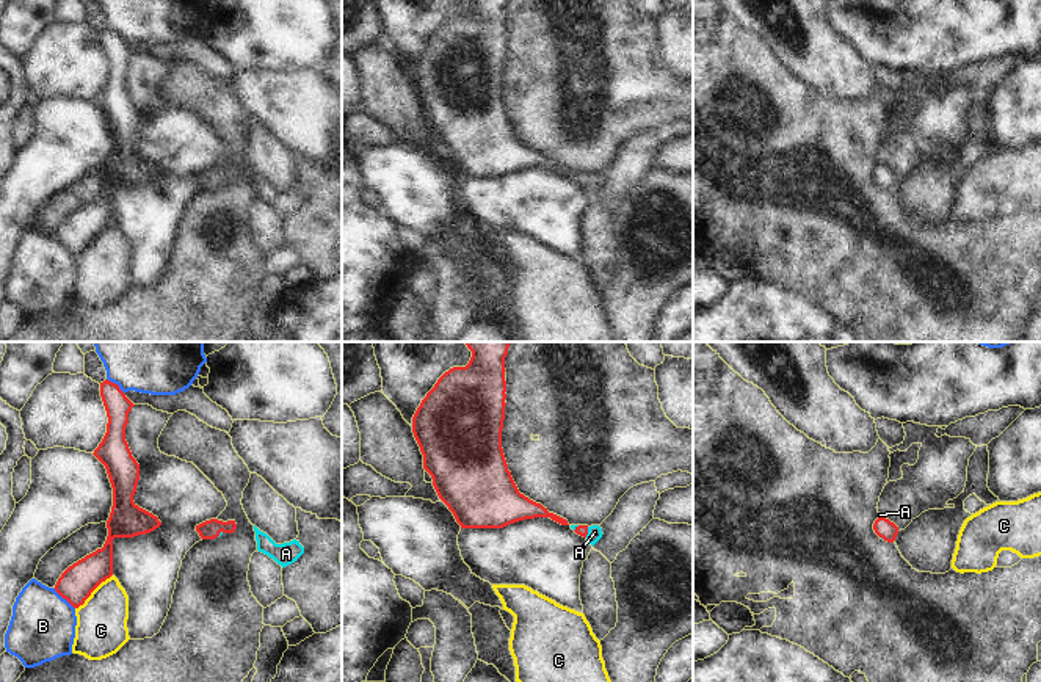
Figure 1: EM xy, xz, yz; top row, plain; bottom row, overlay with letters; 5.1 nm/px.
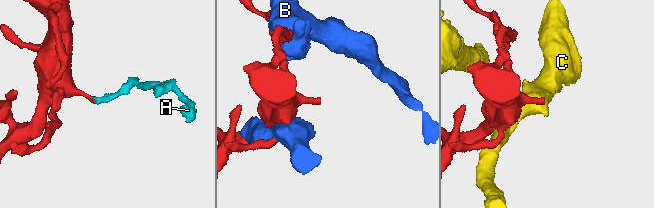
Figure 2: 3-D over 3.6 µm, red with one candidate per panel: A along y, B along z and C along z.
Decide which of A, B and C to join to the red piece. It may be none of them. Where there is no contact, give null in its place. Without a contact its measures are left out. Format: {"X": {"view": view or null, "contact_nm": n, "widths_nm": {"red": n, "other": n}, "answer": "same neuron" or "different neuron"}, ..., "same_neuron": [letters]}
{"A": {"view": "xz", "contact_nm": 60, "widths_nm": {"red": 60, "other": 80}, "answer": "same neuron"}, "B": {"view": "xy", "contact_nm": 160, "widths_nm": {"red": 180, "other": 340}, "answer": "different neuron"}, "C": {"view": "xy", "contact_nm": 260, "widths_nm": {"red": 180, "other": 260}, "answer": "different neuron"}, "same_neuron": ["A"]}

